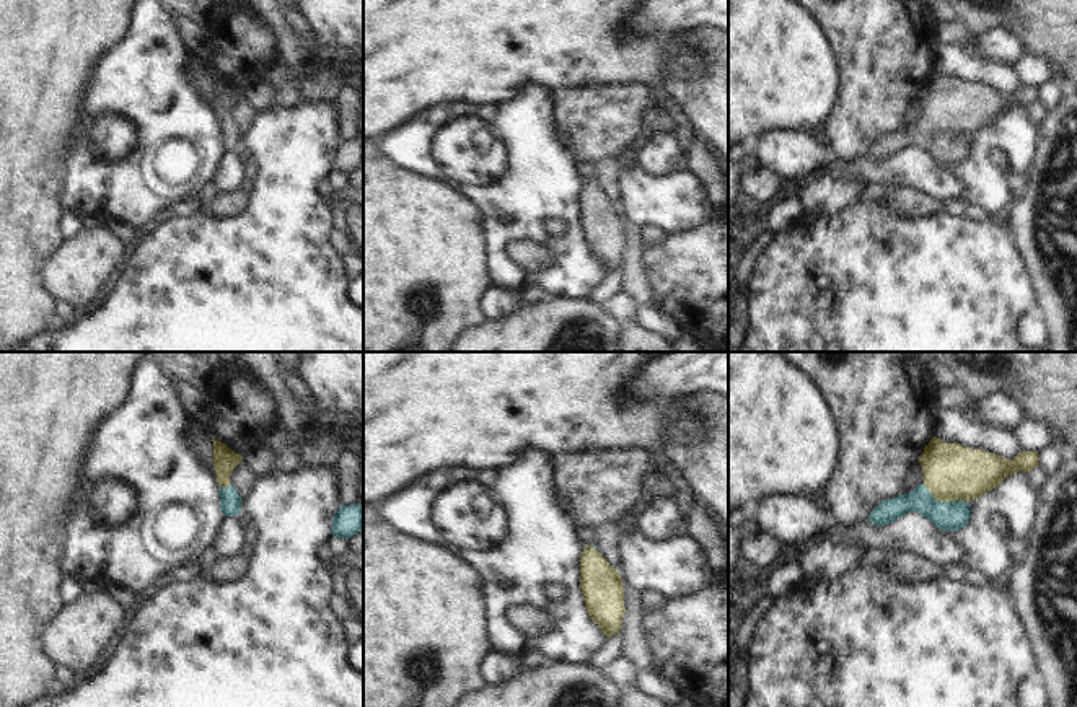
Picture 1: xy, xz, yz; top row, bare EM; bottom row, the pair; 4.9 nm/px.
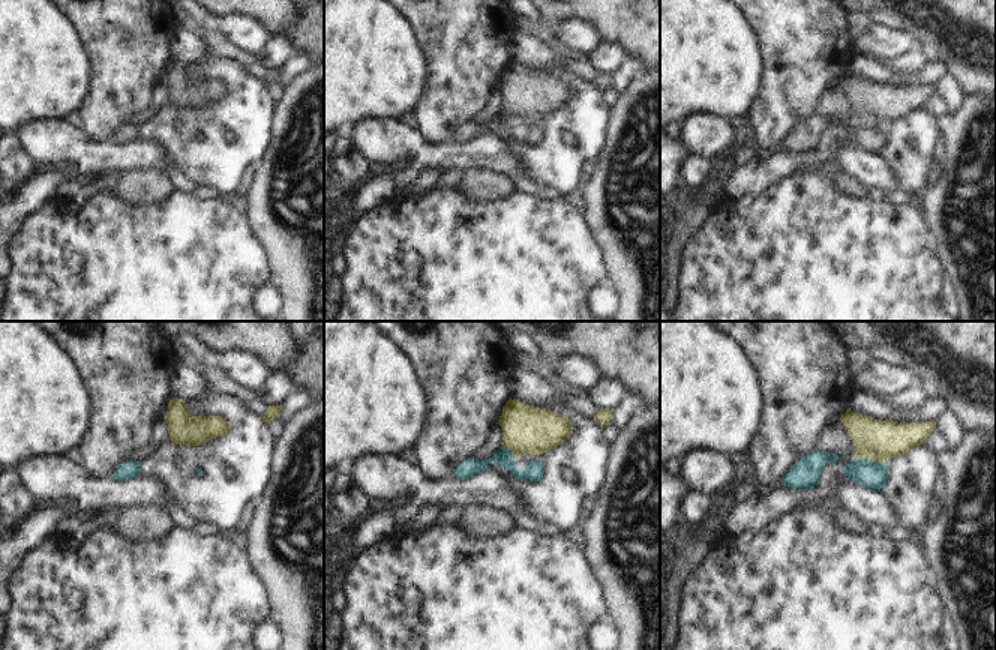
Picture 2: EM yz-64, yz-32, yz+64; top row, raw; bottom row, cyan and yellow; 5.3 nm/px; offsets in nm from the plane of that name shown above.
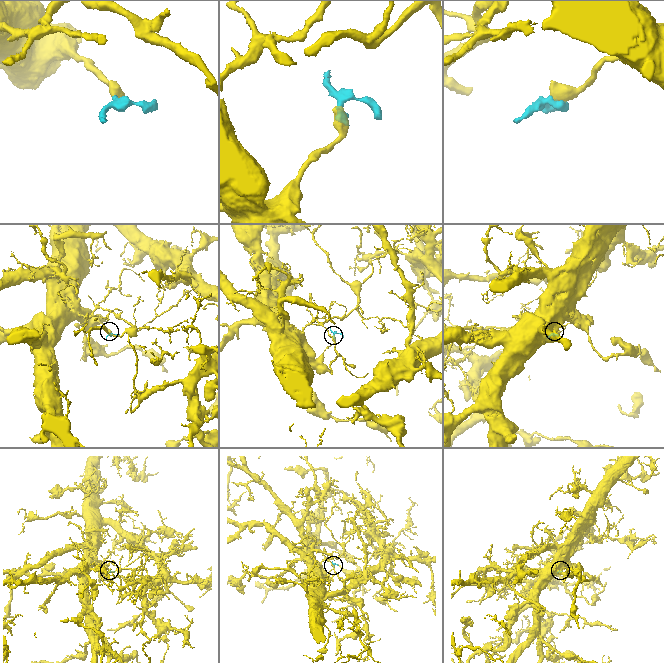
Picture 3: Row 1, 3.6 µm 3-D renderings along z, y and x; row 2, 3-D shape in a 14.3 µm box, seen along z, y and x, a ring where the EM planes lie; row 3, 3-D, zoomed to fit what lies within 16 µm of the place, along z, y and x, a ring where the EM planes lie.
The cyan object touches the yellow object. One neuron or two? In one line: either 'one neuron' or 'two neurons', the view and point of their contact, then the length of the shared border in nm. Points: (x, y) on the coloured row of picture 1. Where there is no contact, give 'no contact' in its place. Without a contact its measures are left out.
one neuron; contact yz (944, 502); length 240 nm

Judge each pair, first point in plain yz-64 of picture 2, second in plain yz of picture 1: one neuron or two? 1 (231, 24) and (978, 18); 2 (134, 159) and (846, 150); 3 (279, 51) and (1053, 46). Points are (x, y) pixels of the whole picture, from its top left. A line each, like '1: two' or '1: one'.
1: two
2: two
3: two

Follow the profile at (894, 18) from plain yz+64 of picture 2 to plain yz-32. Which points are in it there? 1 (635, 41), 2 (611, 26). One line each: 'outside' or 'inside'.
1: inside
2: inside

